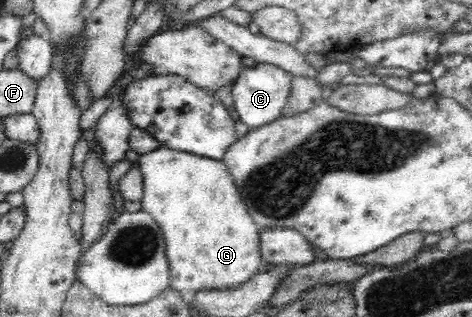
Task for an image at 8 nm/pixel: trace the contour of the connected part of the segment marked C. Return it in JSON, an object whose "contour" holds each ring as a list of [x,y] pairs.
{"contour":[[[266,62],[256,63],[251,67],[243,67],[231,86],[234,108],[240,115],[241,122],[248,124],[252,129],[256,129],[278,119],[280,111],[290,96],[292,78],[291,73]]]}

